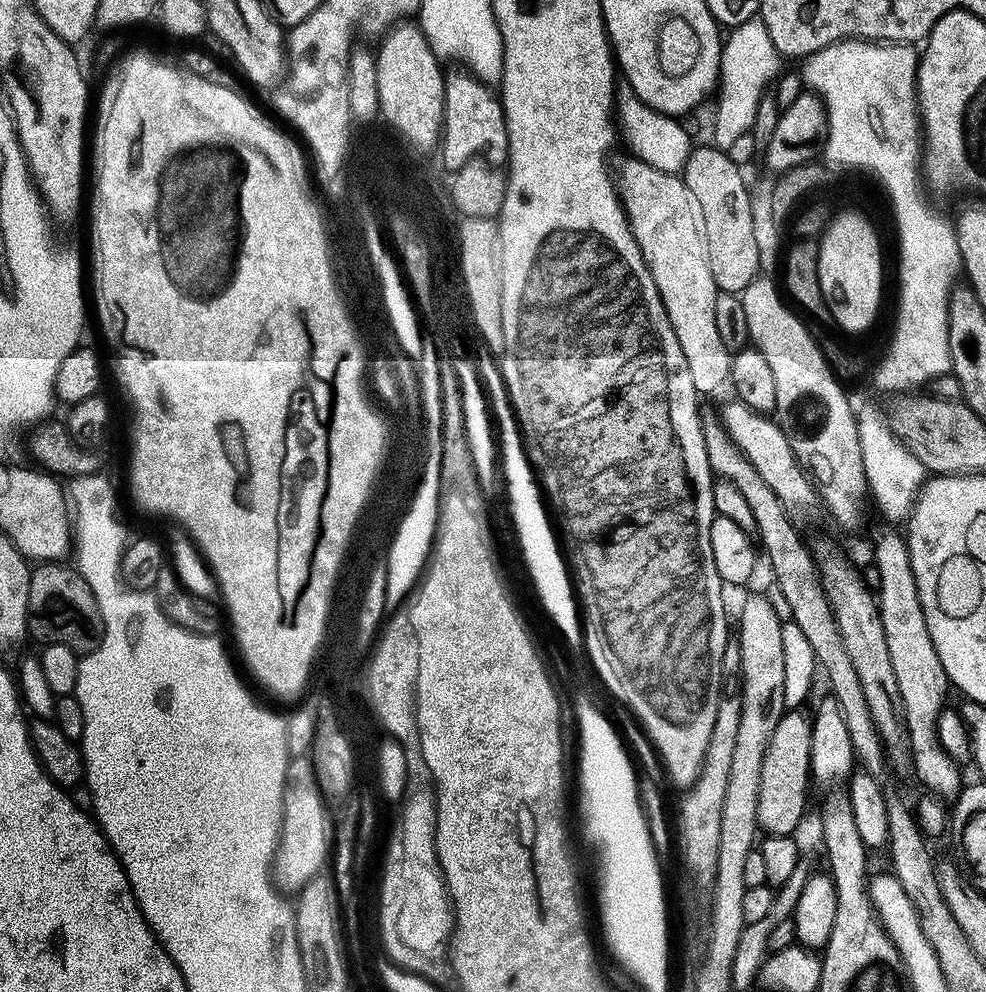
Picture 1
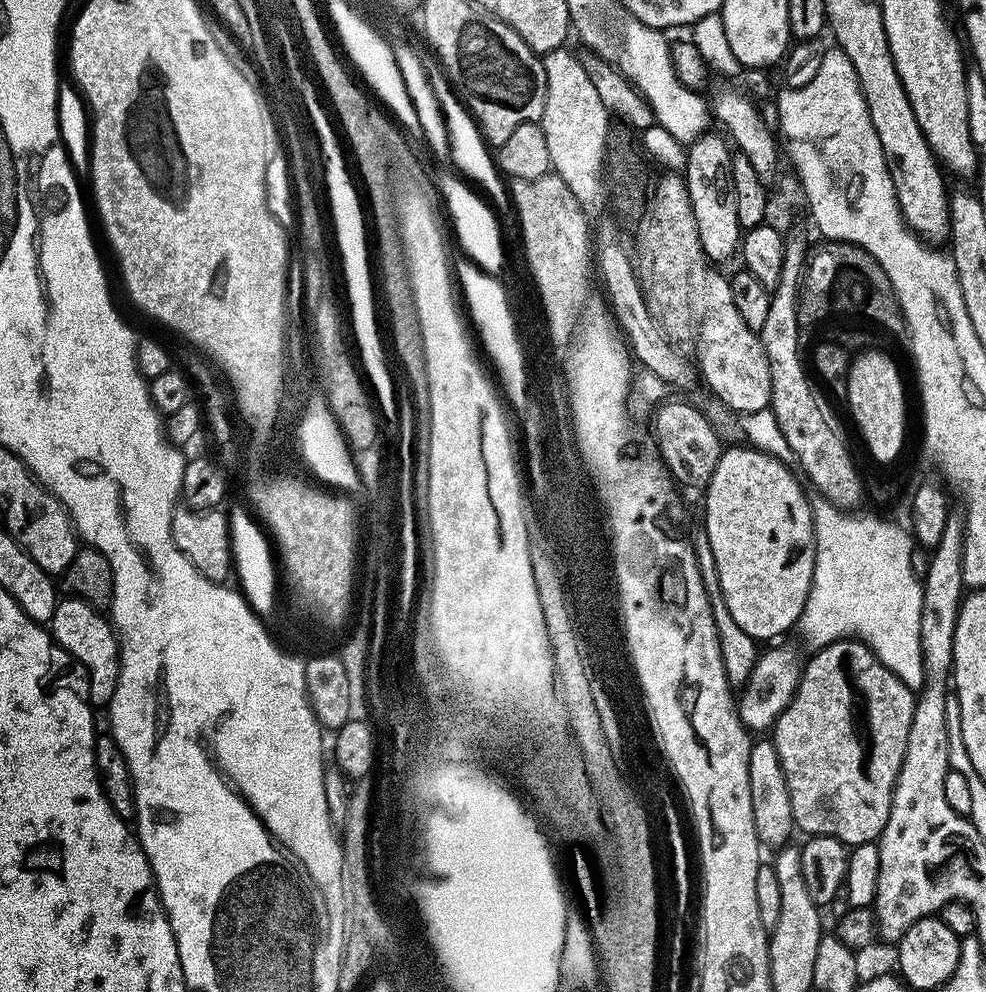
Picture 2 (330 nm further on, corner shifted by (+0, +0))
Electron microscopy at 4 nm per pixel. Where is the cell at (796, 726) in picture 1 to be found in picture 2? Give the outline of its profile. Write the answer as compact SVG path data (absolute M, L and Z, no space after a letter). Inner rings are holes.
M855 638L836 640L825 648L819 649L812 661L803 665L800 674L800 684L796 687L796 693L792 700L784 708L784 712L776 720L774 725L774 743L778 750L780 765L786 778L786 786L790 790L790 806L792 807L792 822L797 829L804 834L813 836L834 836L846 846L857 844L870 844L879 841L882 830L890 818L890 806L892 805L892 791L896 788L896 779L900 773L900 767L906 754L908 735L910 734L910 722L916 709L913 689L907 688L893 672L881 662L867 644L861 644Z

